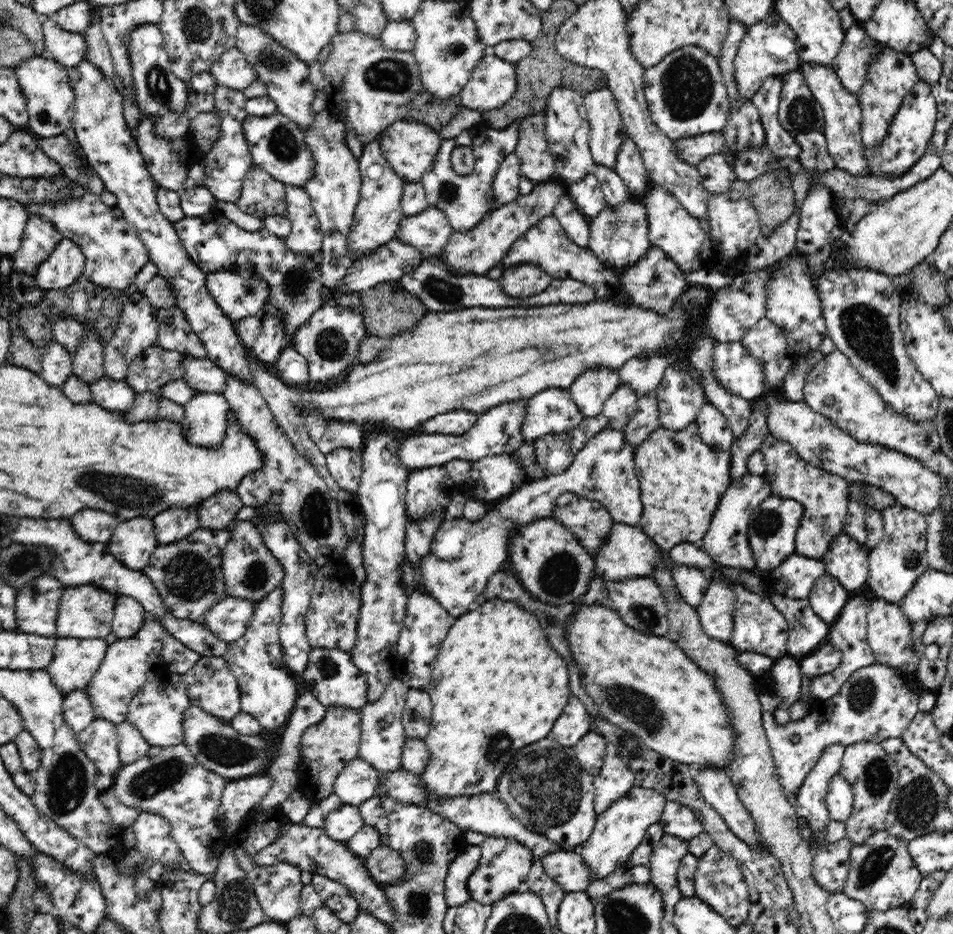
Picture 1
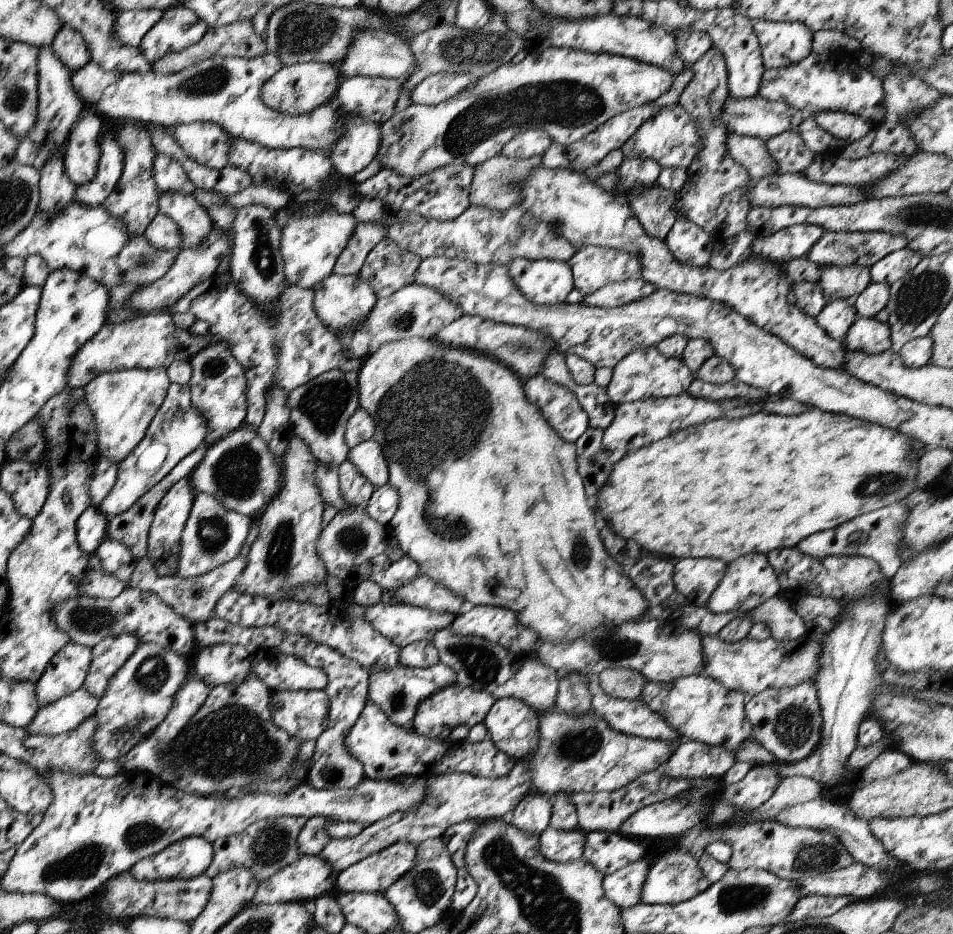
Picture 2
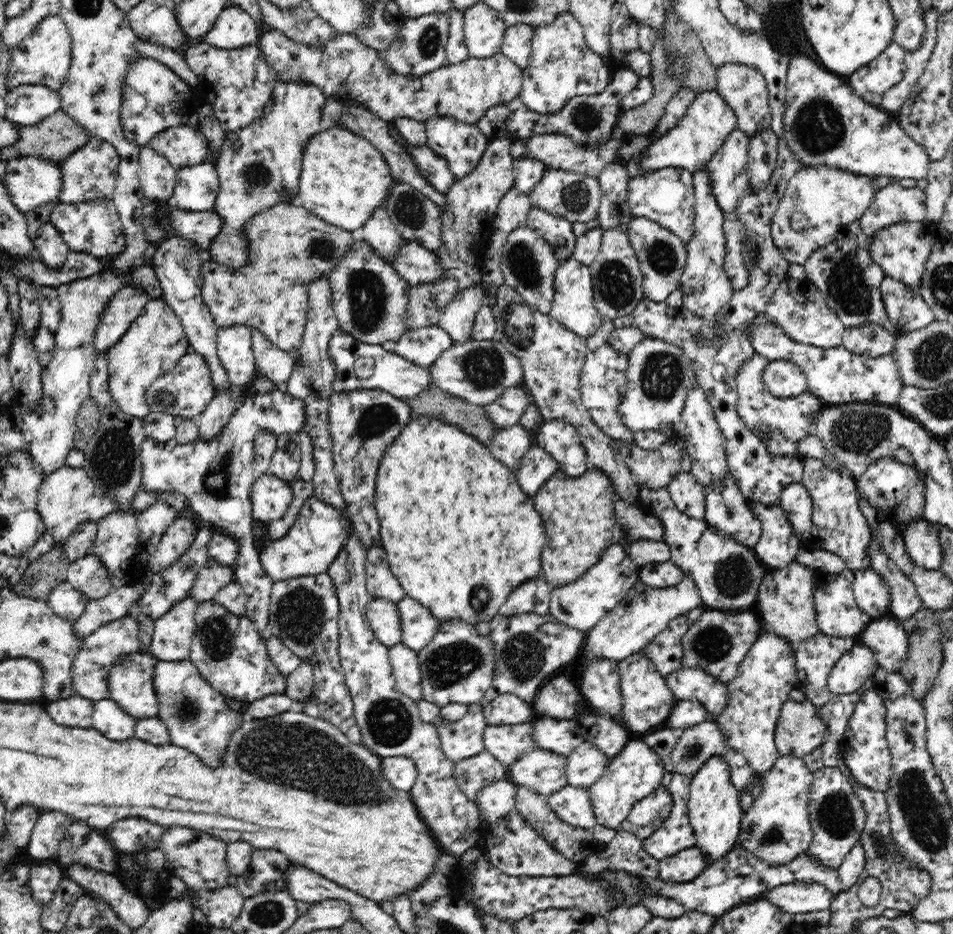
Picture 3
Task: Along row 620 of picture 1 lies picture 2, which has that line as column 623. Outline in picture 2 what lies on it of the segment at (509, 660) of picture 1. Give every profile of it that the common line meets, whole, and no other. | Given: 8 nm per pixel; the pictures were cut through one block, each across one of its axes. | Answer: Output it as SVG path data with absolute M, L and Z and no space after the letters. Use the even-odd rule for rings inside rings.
M809 409L795 416L781 416L766 412L753 413L736 419L715 419L696 427L687 427L665 435L662 439L653 441L637 450L621 455L612 464L604 486L594 498L595 508L603 516L603 520L611 526L611 530L625 540L635 540L643 550L668 556L674 561L679 559L709 557L721 559L726 564L749 553L765 553L773 549L794 547L801 538L809 536L809 532L835 528L854 516L868 513L899 502L914 488L913 481L917 476L916 462L909 458L909 452L917 447L913 439L897 431L880 427L862 420L857 420L839 413L826 413L819 409Z

